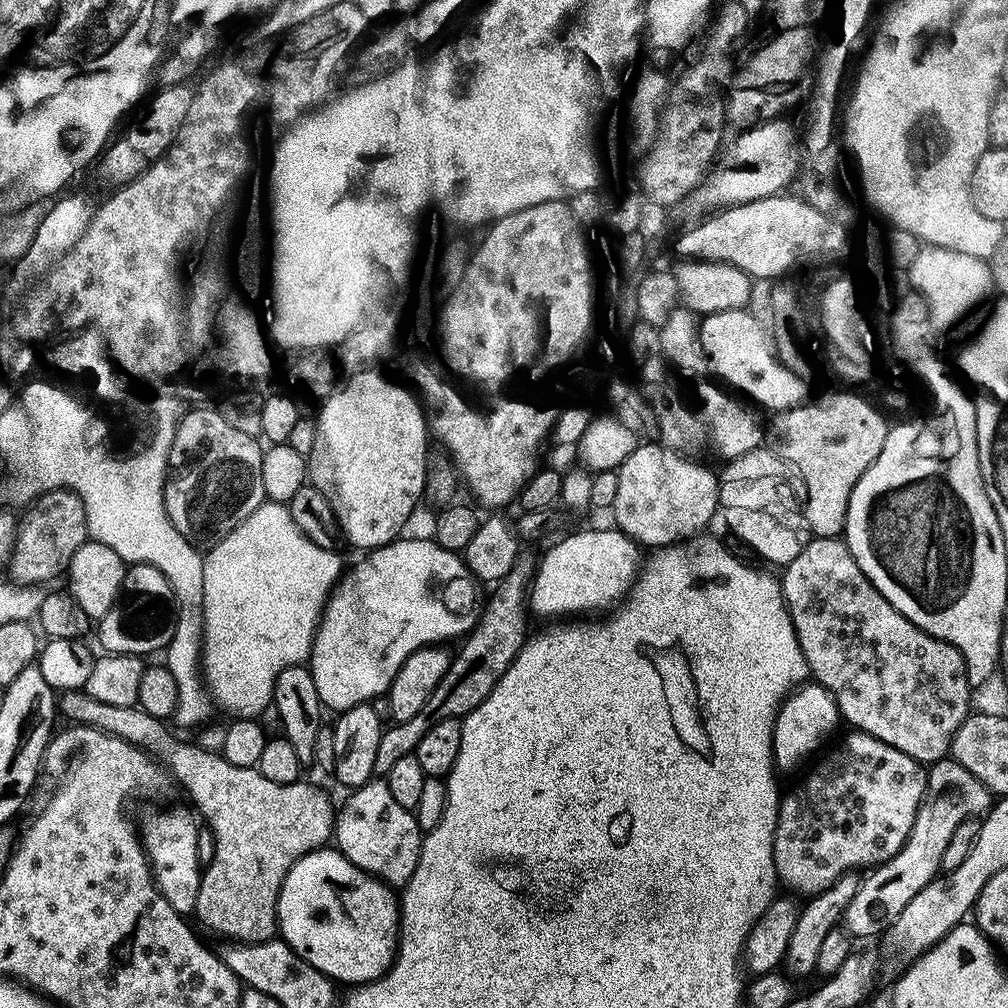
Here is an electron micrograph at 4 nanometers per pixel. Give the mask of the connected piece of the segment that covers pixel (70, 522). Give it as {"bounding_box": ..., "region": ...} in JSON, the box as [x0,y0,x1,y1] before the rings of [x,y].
{"bounding_box":[7,488,90,586],"region":[[[59,488],[36,497],[27,505],[28,512],[19,517],[16,525],[16,541],[12,547],[12,557],[7,562],[11,583],[48,586],[51,580],[65,575],[74,558],[74,550],[90,539],[86,510],[78,494]]]}

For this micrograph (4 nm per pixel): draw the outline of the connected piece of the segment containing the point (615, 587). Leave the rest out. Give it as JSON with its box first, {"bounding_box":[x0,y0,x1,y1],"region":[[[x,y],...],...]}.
{"bounding_box":[530,530,642,618],"region":[[[611,530],[612,532],[576,532],[573,536],[568,536],[565,540],[560,540],[552,549],[549,550],[545,556],[539,557],[536,574],[530,581],[530,608],[531,611],[537,612],[540,616],[556,616],[552,618],[576,618],[579,612],[592,612],[588,614],[604,614],[609,610],[615,609],[617,605],[623,601],[624,597],[627,596],[628,591],[631,590],[632,584],[636,580],[636,574],[642,567],[642,552],[638,547],[635,540],[631,540],[630,537],[624,535],[619,530]]]}

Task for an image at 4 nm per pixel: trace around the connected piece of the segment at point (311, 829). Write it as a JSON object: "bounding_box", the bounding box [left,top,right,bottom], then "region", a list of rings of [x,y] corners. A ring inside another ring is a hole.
{"bounding_box":[58,690,336,944],"region":[[[83,690],[60,692],[58,696],[58,712],[76,726],[95,728],[108,732],[111,736],[130,742],[135,748],[143,748],[149,754],[161,756],[163,767],[188,791],[192,799],[191,807],[198,813],[199,819],[206,823],[207,831],[212,834],[212,860],[203,869],[198,886],[198,902],[194,913],[204,928],[209,928],[216,936],[224,936],[225,941],[241,944],[257,944],[263,940],[271,940],[277,935],[276,903],[282,890],[282,882],[286,874],[306,854],[323,848],[333,839],[336,812],[334,804],[320,788],[312,784],[297,782],[283,784],[270,782],[270,778],[262,778],[257,767],[234,766],[226,762],[219,751],[207,752],[196,744],[187,744],[179,740],[165,721],[146,714],[139,706],[109,706],[106,702],[98,702],[90,698]]]}

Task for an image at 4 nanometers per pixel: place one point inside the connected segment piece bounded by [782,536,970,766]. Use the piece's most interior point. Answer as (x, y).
(888, 678)

